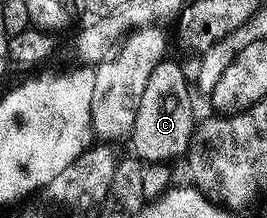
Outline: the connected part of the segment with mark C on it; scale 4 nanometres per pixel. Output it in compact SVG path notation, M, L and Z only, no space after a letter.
M169 61L158 63L146 81L146 87L138 101L137 116L134 117L134 125L130 136L132 143L131 154L144 163L167 164L170 159L176 159L188 150L188 142L192 139L194 130L194 118L192 119L192 107L188 104L188 79L180 67L175 67Z

